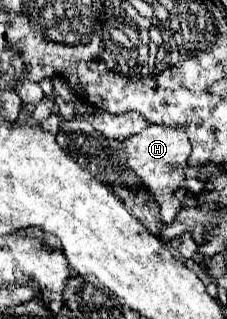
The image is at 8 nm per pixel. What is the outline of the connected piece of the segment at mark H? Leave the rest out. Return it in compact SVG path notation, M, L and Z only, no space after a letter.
M150 125L144 131L130 135L120 141L120 147L126 157L126 167L132 169L138 177L144 189L148 189L154 195L154 201L160 205L158 221L170 225L176 217L176 213L182 209L182 201L176 199L176 189L184 181L184 167L186 159L190 155L190 141L182 129L168 129L164 125Z

